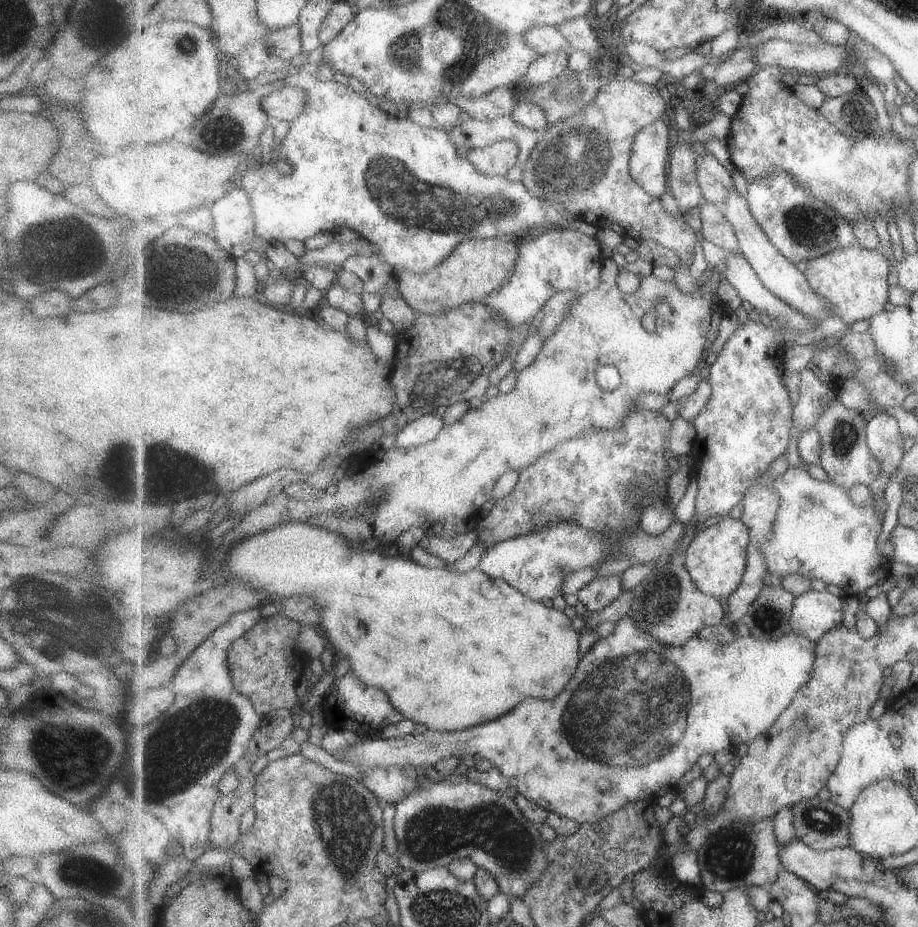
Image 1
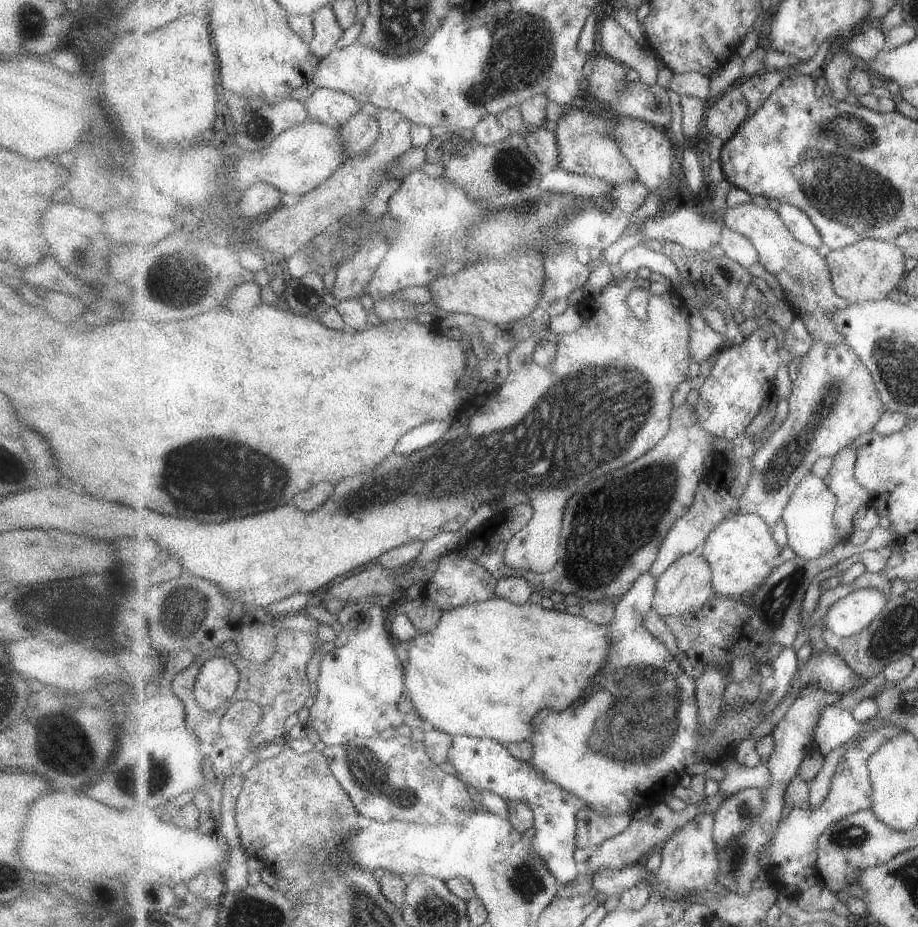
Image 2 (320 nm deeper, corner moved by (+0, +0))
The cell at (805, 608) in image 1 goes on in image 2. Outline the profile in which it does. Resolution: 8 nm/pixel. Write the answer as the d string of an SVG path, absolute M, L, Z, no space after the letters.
M874 588L853 591L827 611L823 626L840 639L859 634L884 611L889 598Z

